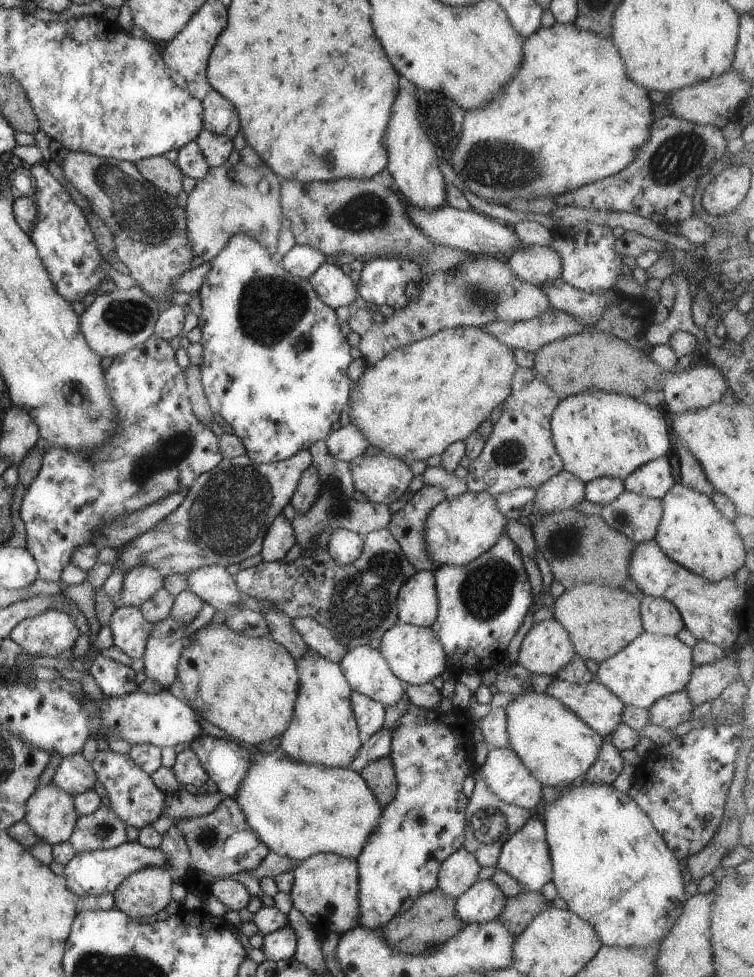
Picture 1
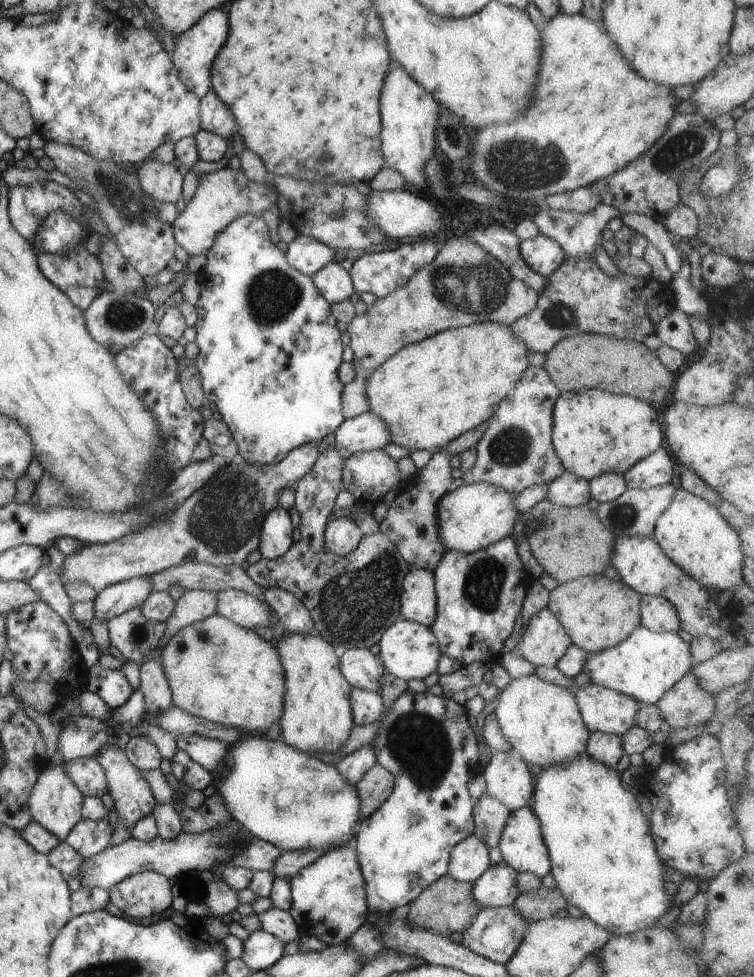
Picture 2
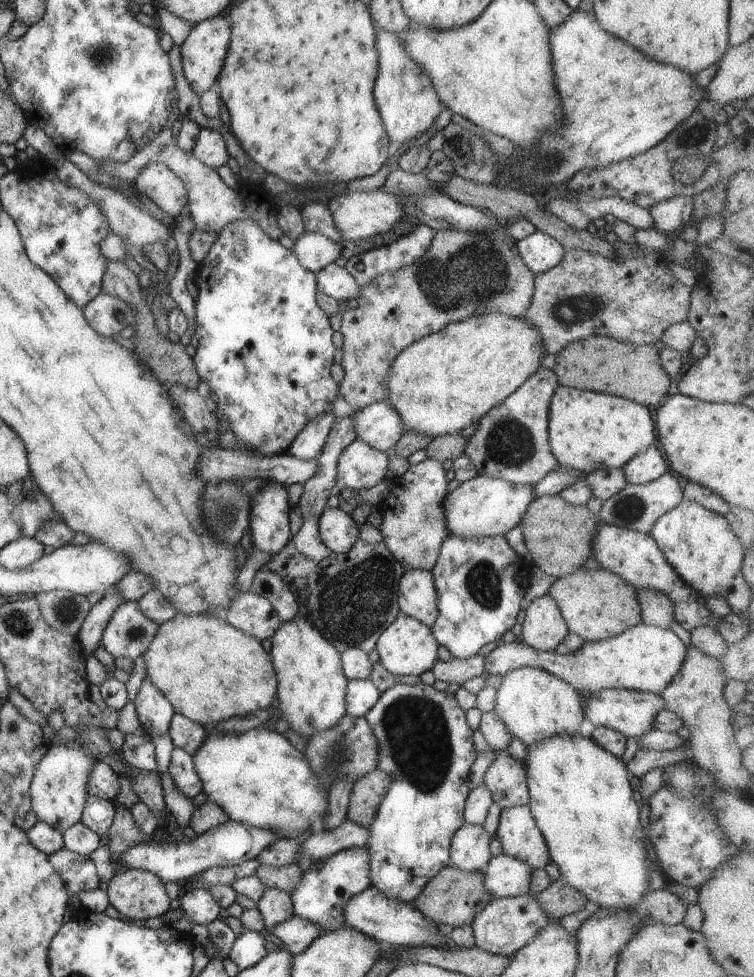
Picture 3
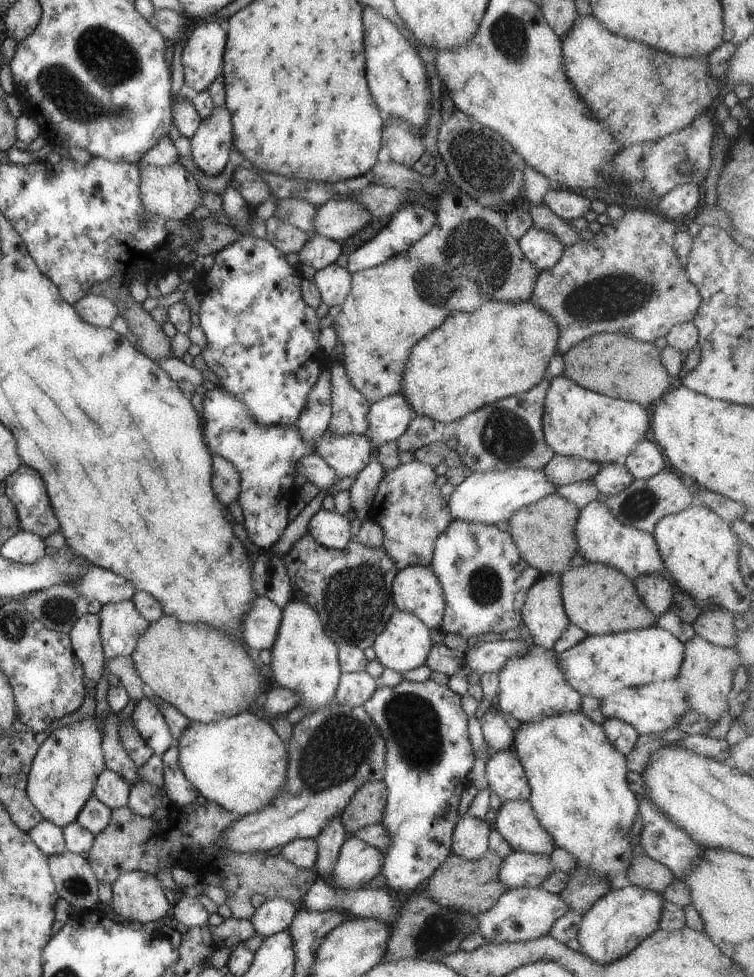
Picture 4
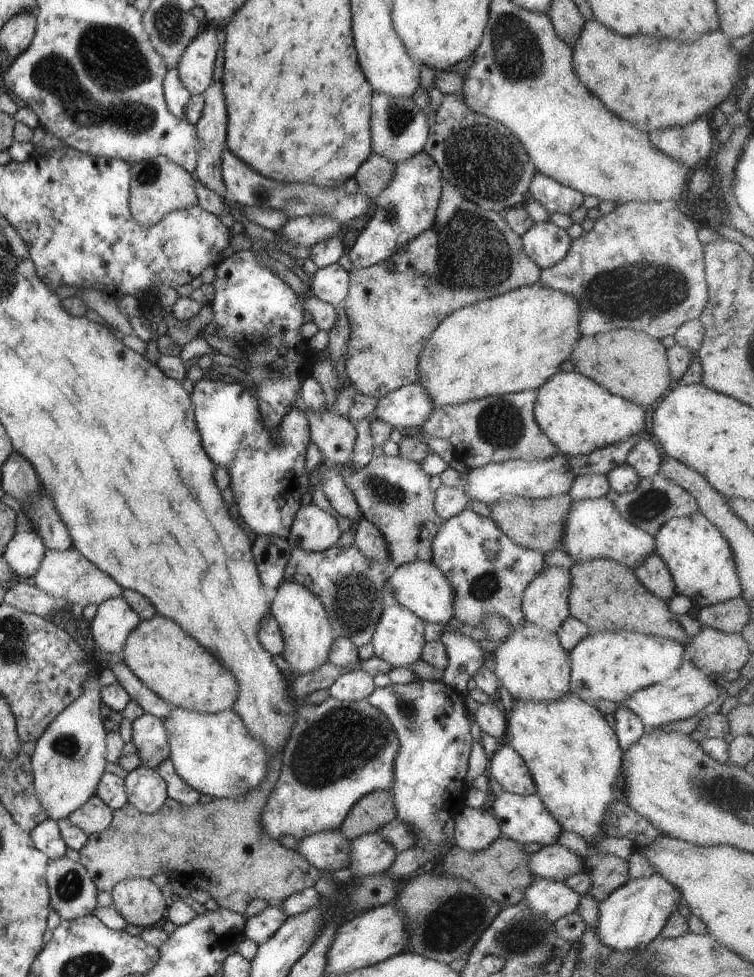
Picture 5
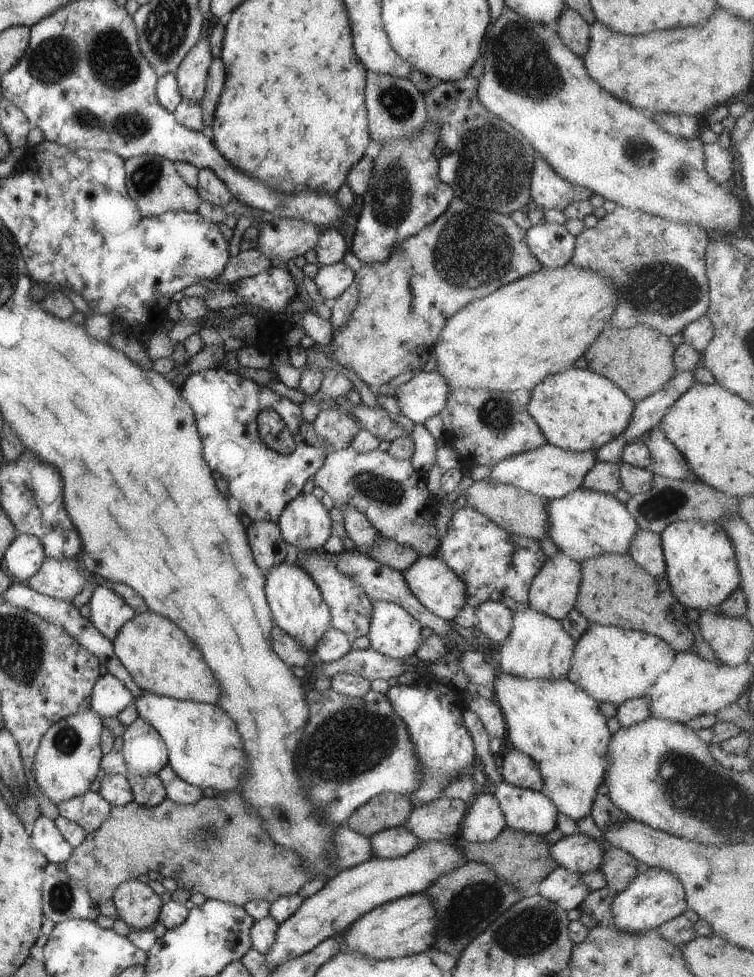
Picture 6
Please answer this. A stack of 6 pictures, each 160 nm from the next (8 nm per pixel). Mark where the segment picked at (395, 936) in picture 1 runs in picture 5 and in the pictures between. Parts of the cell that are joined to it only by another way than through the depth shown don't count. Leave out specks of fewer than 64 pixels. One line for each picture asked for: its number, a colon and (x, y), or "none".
2: (445, 907)
3: (452, 898)
4: (469, 885)
5: (501, 870)

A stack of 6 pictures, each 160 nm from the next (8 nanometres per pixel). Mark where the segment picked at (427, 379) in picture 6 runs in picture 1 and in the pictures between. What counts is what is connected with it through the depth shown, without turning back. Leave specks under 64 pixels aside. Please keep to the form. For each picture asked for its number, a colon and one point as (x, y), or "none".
1: (346, 442)
2: (367, 432)
3: (379, 425)
4: (388, 418)
5: (409, 406)

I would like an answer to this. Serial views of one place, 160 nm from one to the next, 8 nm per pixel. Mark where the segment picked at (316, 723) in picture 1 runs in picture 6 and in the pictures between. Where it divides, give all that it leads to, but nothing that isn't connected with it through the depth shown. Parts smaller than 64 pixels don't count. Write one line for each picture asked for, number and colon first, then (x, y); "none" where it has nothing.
2: (317, 717)
3: (311, 686)
4: (305, 659)
5: (304, 623)
6: (298, 608)

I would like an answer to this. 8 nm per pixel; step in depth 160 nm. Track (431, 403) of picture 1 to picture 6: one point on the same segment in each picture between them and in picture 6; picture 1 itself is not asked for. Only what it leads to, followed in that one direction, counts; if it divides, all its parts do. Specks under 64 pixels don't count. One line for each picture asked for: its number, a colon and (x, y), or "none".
2: (429, 393)
3: (446, 381)
4: (501, 349)
5: (513, 342)
6: (539, 325)

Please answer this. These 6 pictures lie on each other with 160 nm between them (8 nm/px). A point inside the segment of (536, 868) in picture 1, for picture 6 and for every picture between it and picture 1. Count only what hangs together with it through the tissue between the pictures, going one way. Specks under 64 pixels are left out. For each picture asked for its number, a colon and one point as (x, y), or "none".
2: (521, 844)
3: (520, 837)
4: (516, 821)
5: (525, 819)
6: (529, 811)

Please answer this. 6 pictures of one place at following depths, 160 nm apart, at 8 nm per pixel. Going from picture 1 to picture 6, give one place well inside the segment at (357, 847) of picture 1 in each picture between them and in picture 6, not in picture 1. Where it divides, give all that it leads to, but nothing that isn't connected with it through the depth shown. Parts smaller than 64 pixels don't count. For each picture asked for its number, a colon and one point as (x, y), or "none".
2: (285, 797)
3: (257, 777)
4: (239, 762)
5: (213, 753)
6: (204, 747)

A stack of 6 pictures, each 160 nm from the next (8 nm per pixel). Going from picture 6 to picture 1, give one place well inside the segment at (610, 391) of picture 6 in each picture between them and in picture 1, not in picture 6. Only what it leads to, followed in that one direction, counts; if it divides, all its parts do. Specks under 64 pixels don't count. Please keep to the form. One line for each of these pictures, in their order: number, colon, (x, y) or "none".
1: (597, 434)
2: (594, 432)
3: (587, 430)
4: (577, 422)
5: (579, 416)

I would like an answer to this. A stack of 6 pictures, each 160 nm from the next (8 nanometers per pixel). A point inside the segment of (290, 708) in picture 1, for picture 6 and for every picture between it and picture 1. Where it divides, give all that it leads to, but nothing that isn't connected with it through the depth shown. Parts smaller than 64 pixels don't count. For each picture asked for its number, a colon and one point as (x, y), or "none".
2: (218, 671)
3: (210, 671)
4: (207, 675)
5: (158, 651)
6: (159, 657)

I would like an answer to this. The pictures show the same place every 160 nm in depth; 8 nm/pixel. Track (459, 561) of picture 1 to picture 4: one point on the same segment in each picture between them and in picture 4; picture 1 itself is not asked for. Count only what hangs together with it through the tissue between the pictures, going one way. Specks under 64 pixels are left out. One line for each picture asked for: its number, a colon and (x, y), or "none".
2: (470, 517)
3: (484, 506)
4: (493, 496)

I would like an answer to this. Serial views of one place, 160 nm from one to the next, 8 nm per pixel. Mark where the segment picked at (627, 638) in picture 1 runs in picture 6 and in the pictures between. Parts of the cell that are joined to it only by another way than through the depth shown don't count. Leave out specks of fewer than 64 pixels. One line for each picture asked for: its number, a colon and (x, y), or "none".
2: (598, 613)
3: (596, 604)
4: (599, 599)
5: (606, 595)
6: (615, 590)

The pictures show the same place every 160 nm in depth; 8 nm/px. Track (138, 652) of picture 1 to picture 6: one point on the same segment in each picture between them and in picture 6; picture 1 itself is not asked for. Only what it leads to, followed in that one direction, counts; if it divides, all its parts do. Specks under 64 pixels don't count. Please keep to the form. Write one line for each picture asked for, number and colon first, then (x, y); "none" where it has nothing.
2: (134, 636)
3: (128, 633)
4: (121, 625)
5: (114, 620)
6: (108, 612)

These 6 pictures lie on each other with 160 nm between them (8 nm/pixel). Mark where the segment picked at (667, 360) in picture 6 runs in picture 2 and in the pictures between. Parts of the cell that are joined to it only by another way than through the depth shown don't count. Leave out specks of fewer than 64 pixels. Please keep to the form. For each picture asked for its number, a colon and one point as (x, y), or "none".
2: (585, 361)
3: (601, 364)
4: (617, 365)
5: (629, 363)

